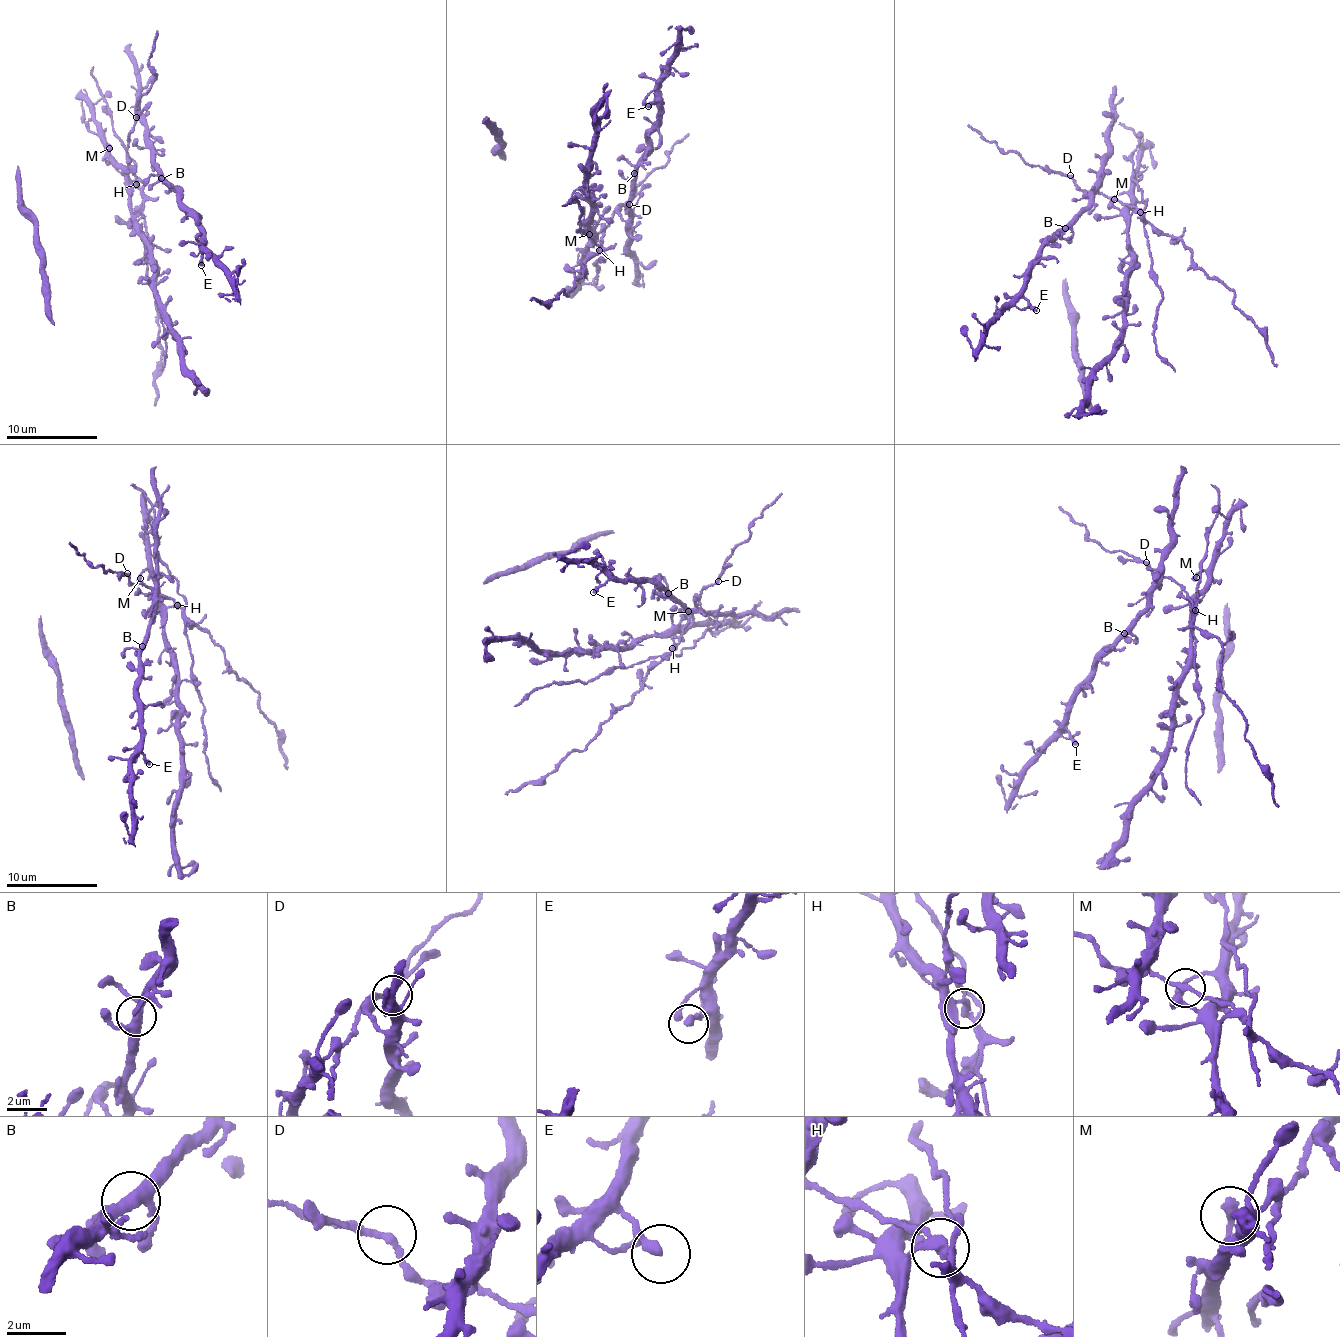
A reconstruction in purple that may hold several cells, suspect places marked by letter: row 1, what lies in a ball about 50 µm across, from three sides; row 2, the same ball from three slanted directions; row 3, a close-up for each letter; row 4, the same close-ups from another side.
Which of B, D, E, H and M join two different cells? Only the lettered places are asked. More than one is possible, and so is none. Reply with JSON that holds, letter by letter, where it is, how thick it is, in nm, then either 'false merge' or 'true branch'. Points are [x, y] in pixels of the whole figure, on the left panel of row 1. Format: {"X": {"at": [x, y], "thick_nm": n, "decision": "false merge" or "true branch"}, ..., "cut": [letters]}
{"B": {"at": [161, 178], "thick_nm": 360, "decision": "true branch"}, "D": {"at": [136, 117], "thick_nm": 220, "decision": "false merge"}, "E": {"at": [201, 265], "thick_nm": 320, "decision": "true branch"}, "H": {"at": [136, 184], "thick_nm": 240, "decision": "false merge"}, "M": {"at": [109, 148], "thick_nm": 320, "decision": "true branch"}, "cut": ["D", "H"]}

